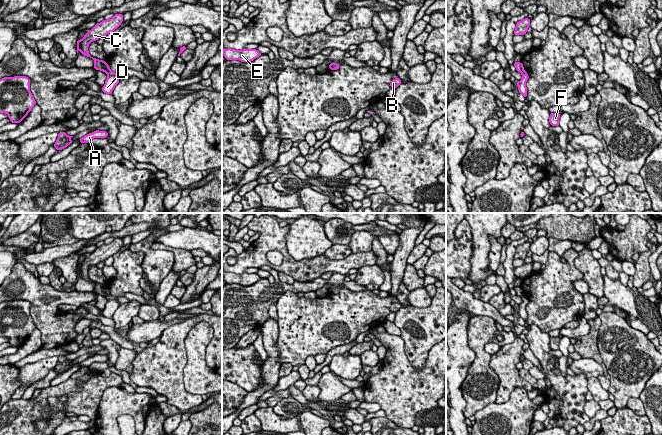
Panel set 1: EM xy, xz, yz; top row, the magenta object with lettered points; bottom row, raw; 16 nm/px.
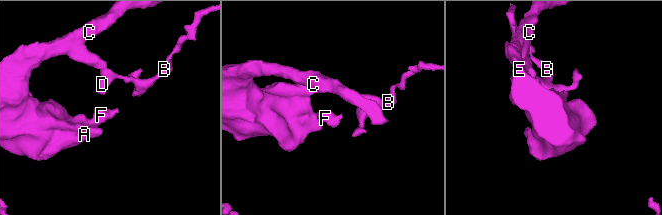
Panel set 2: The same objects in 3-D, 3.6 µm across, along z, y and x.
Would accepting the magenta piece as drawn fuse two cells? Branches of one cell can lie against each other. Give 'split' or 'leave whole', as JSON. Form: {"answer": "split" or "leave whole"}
{"answer": "split"}

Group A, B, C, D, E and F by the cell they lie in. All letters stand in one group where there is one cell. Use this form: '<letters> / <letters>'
A C E F / B D

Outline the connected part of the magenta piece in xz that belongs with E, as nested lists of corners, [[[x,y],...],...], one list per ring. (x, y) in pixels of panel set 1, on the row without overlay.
[[[227,272],[222,274],[222,278],[226,284],[239,284],[241,286],[251,286],[262,279],[257,273],[249,274],[246,272],[243,274]]]

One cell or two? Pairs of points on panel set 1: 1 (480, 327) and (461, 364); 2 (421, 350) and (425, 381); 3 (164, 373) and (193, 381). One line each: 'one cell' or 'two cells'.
1: two cells
2: two cells
3: two cells

